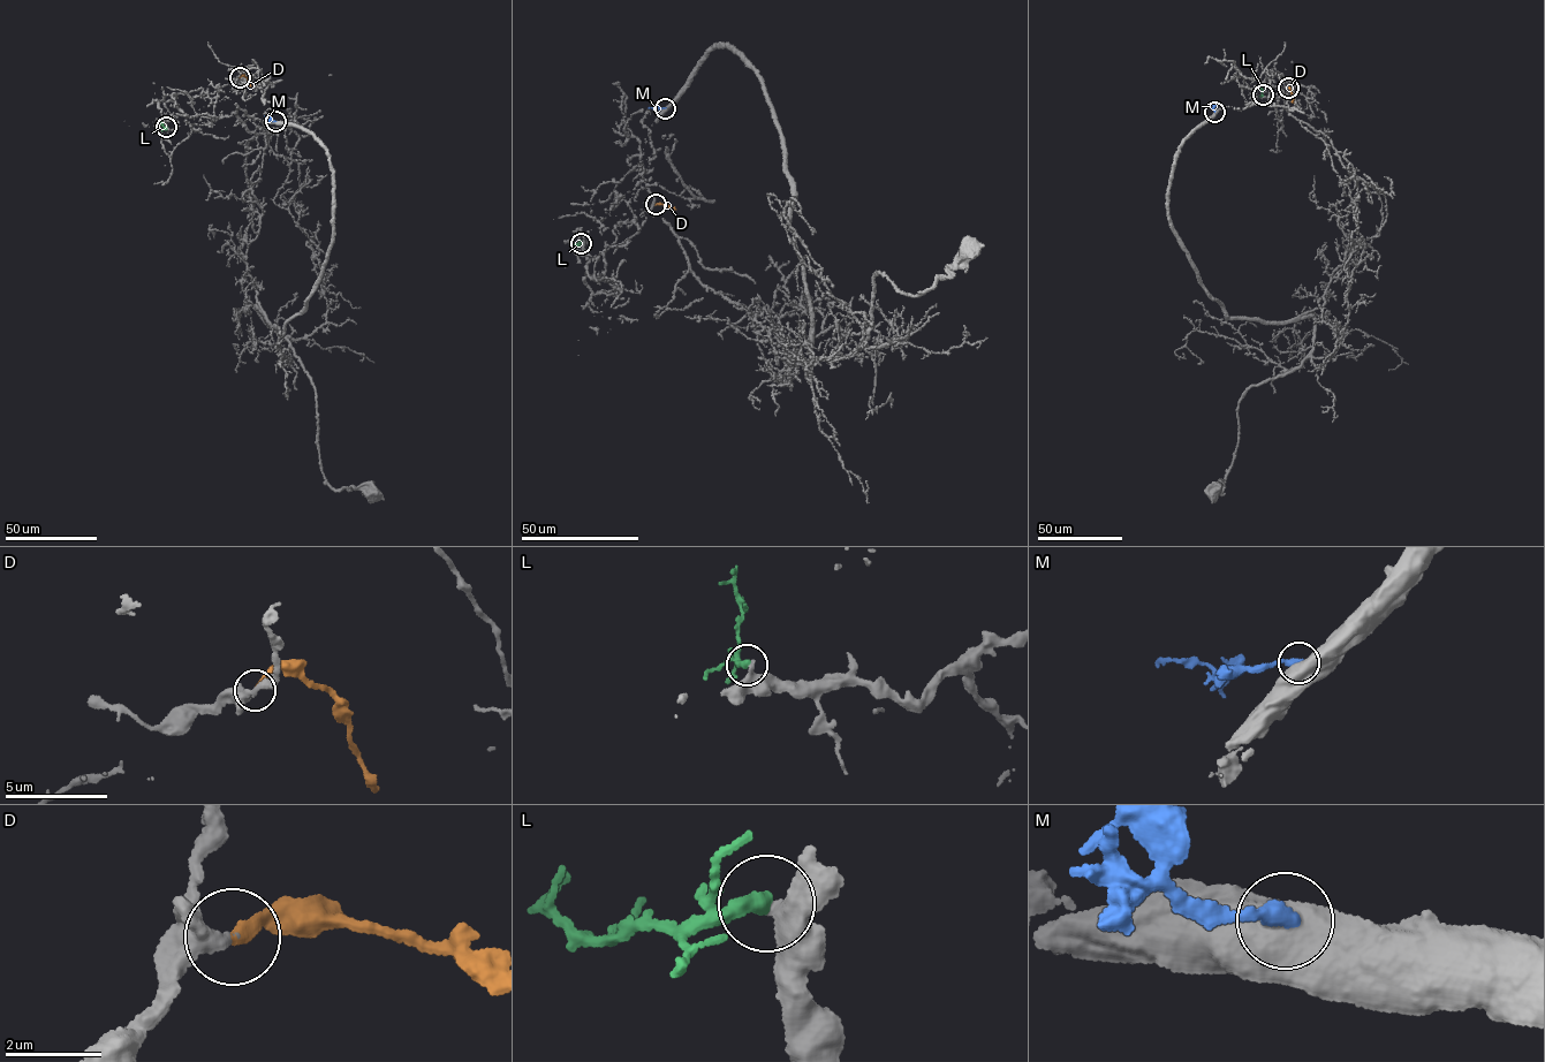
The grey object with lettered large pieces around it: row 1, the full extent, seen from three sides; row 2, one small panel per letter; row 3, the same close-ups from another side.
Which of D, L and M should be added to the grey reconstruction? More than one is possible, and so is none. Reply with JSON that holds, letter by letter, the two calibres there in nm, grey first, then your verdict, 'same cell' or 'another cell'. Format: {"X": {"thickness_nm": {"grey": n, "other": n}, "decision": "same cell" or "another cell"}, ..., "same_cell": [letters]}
{"D": {"thickness_nm": {"grey": 380, "other": 240}, "decision": "same cell"}, "L": {"thickness_nm": {"grey": 420, "other": 360}, "decision": "another cell"}, "M": {"thickness_nm": {"grey": 850, "other": 340}, "decision": "same cell"}, "same_cell": ["D", "M"]}

